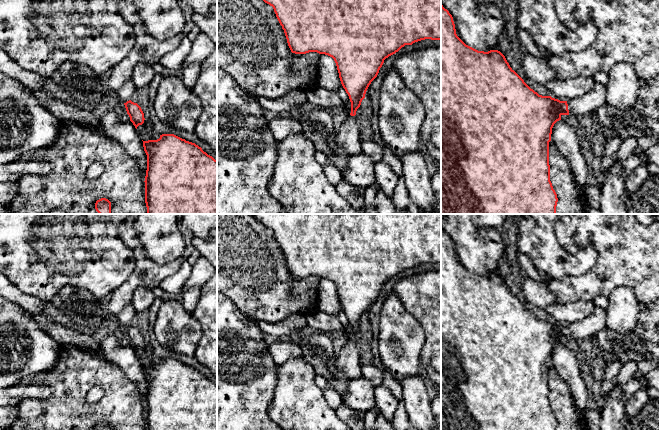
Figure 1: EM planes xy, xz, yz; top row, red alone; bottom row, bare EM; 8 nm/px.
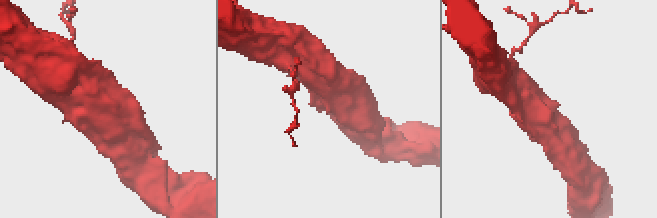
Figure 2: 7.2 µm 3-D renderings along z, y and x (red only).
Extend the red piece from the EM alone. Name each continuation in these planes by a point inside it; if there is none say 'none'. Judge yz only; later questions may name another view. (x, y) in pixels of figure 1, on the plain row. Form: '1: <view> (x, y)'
1: yz (596, 321)

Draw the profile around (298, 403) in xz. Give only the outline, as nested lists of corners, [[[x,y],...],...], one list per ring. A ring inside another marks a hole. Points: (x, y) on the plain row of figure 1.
[[[303,357],[292,358],[278,366],[269,416],[281,430],[351,430],[326,403],[322,389],[315,384],[316,375]]]

